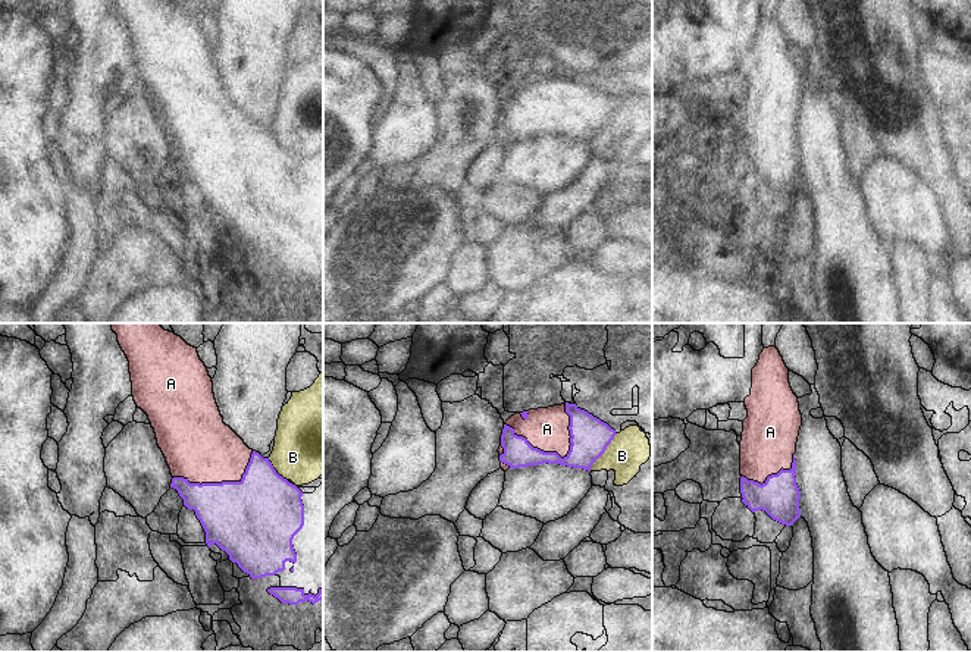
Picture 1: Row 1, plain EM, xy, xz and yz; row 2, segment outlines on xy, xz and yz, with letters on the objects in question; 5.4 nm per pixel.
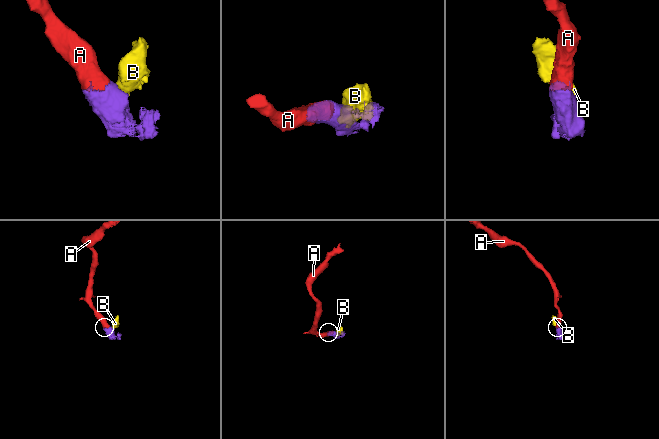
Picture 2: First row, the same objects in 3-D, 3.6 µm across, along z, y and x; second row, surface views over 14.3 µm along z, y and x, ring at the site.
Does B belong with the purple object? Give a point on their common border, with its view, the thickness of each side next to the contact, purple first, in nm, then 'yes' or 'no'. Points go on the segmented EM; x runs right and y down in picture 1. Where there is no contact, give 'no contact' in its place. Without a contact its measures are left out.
xz (604, 451) | 200/220 nm | no

